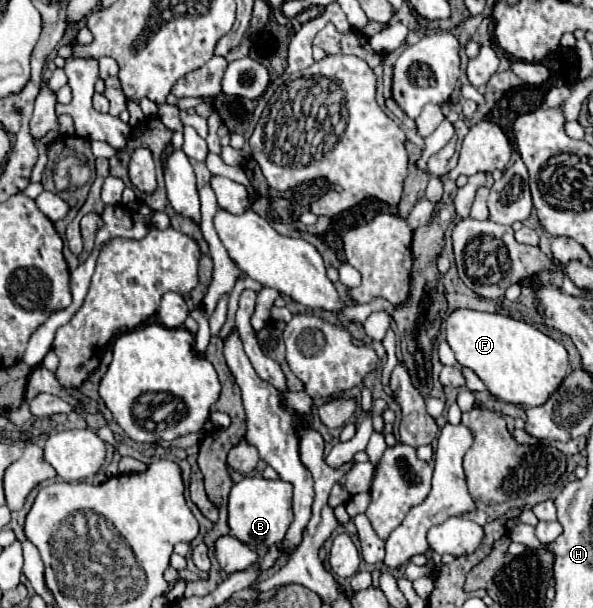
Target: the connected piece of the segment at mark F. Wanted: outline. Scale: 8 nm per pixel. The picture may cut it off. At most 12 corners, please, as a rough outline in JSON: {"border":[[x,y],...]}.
{"border":[[454,309],[446,341],[506,403],[542,405],[564,345],[508,315]]}

